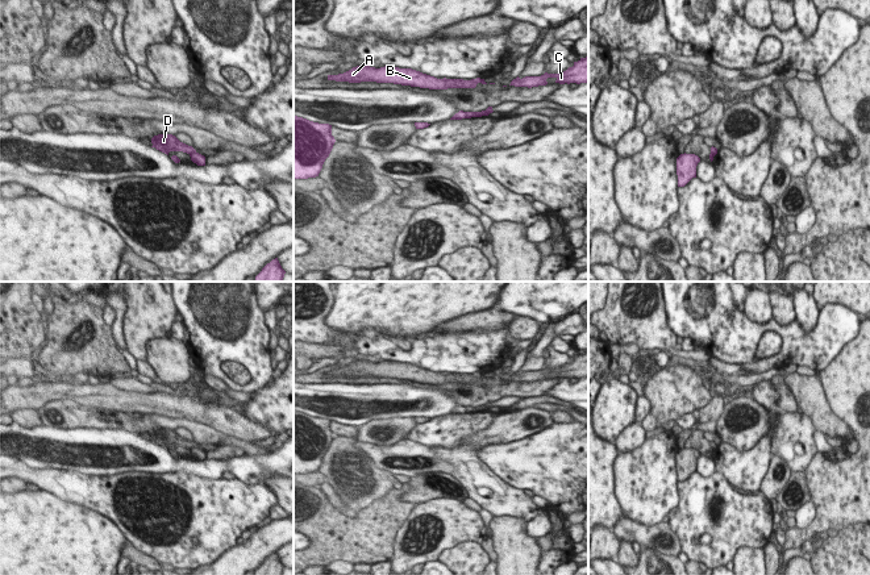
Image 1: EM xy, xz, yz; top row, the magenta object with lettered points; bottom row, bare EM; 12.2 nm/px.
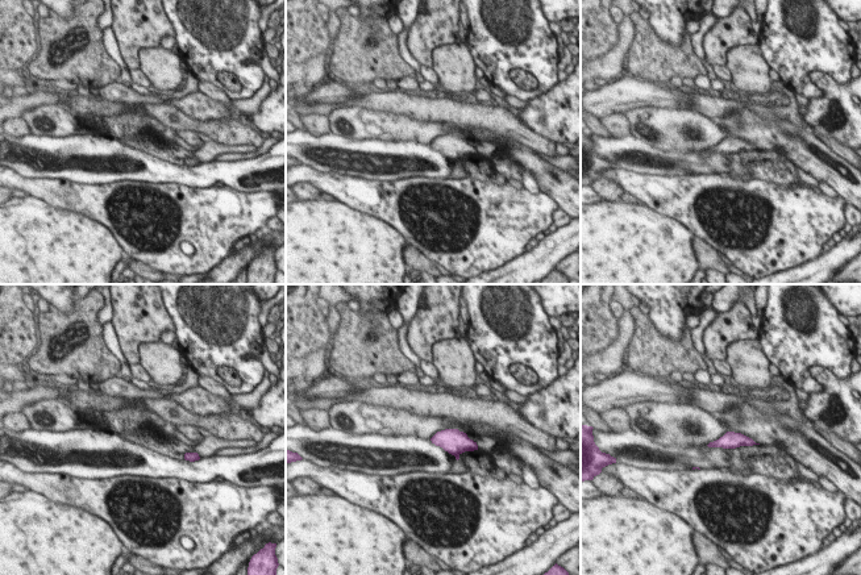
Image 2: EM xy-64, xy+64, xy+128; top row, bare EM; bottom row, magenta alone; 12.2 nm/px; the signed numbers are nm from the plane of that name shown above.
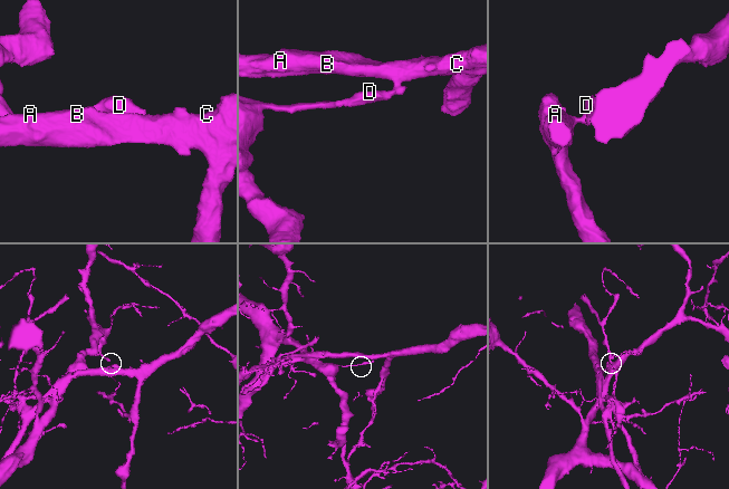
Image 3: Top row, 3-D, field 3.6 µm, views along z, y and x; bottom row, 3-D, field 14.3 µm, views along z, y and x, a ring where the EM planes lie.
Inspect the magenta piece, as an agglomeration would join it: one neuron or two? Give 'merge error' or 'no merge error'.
merge error

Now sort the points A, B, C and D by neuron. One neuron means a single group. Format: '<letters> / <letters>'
A B C / D

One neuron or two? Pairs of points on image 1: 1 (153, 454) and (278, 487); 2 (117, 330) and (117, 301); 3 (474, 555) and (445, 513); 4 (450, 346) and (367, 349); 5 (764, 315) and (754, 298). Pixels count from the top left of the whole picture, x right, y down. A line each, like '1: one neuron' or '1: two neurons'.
1: two neurons
2: one neuron
3: two neurons
4: one neuron
5: one neuron

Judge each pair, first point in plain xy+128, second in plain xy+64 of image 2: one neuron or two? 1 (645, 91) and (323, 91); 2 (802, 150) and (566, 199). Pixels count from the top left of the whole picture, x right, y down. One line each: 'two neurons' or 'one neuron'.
1: one neuron
2: one neuron

